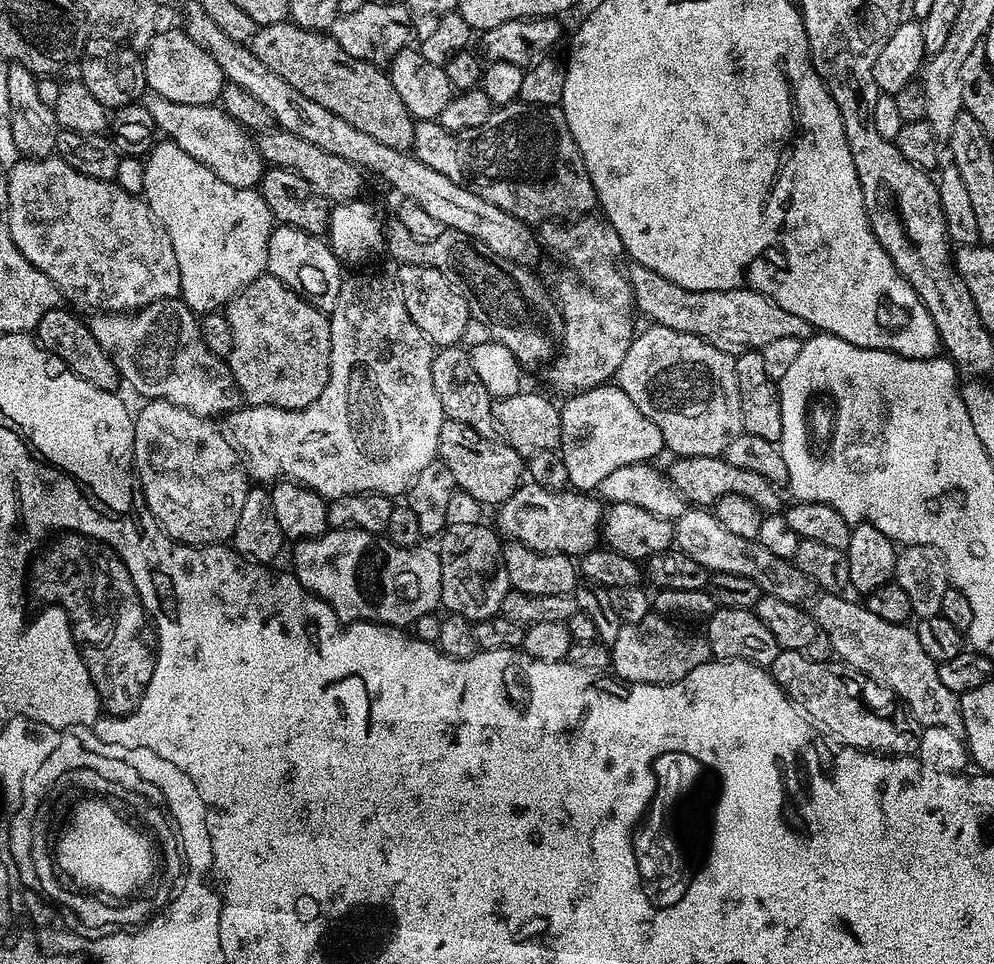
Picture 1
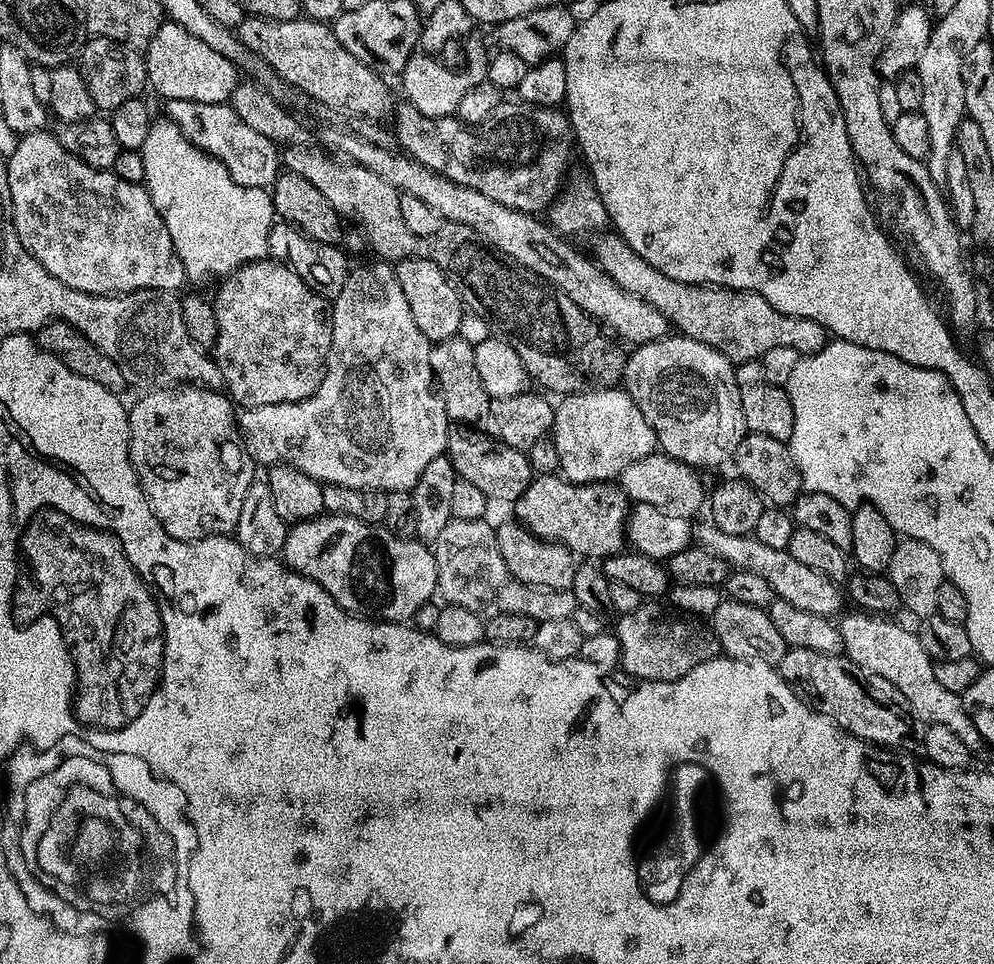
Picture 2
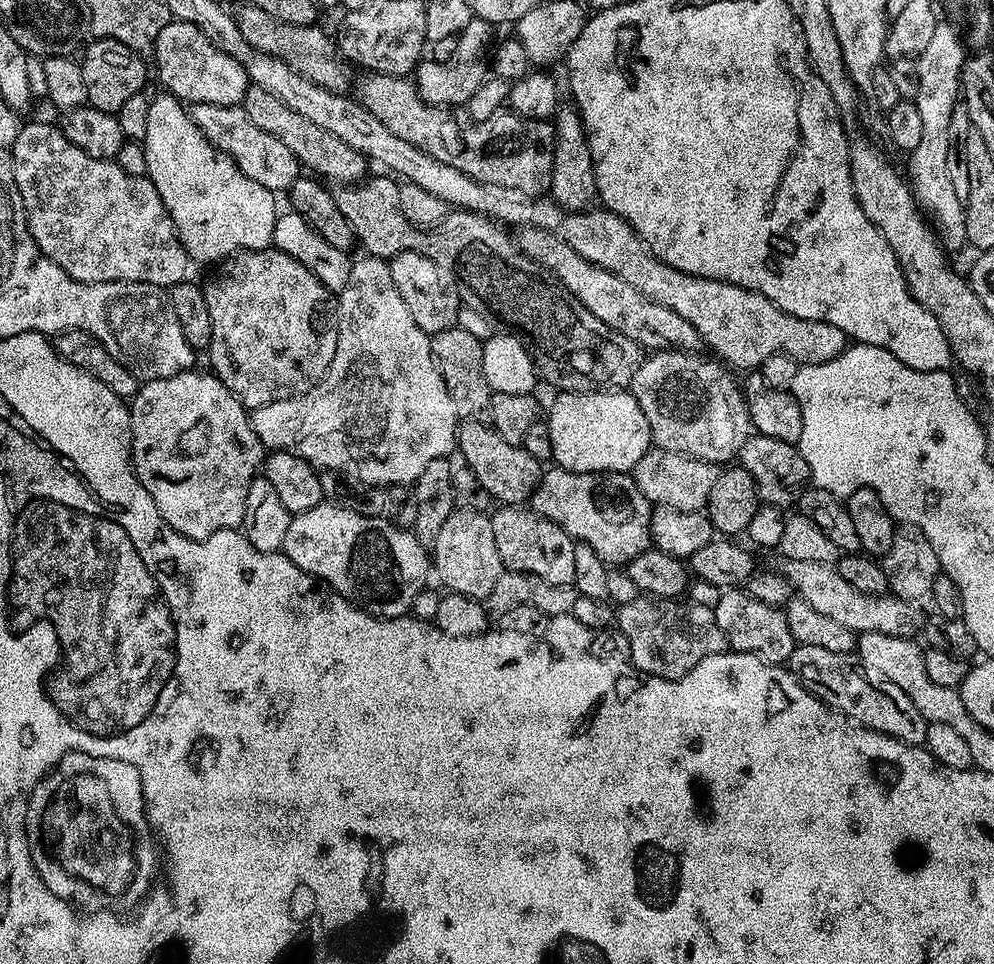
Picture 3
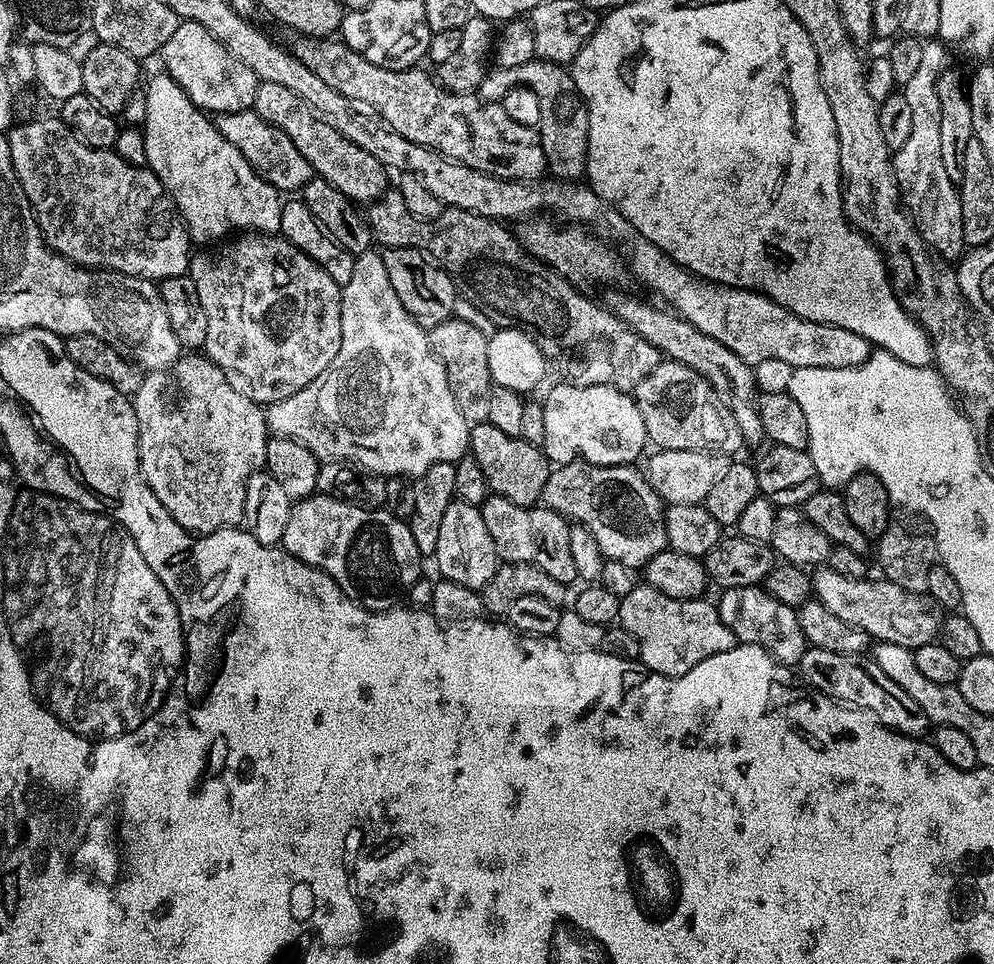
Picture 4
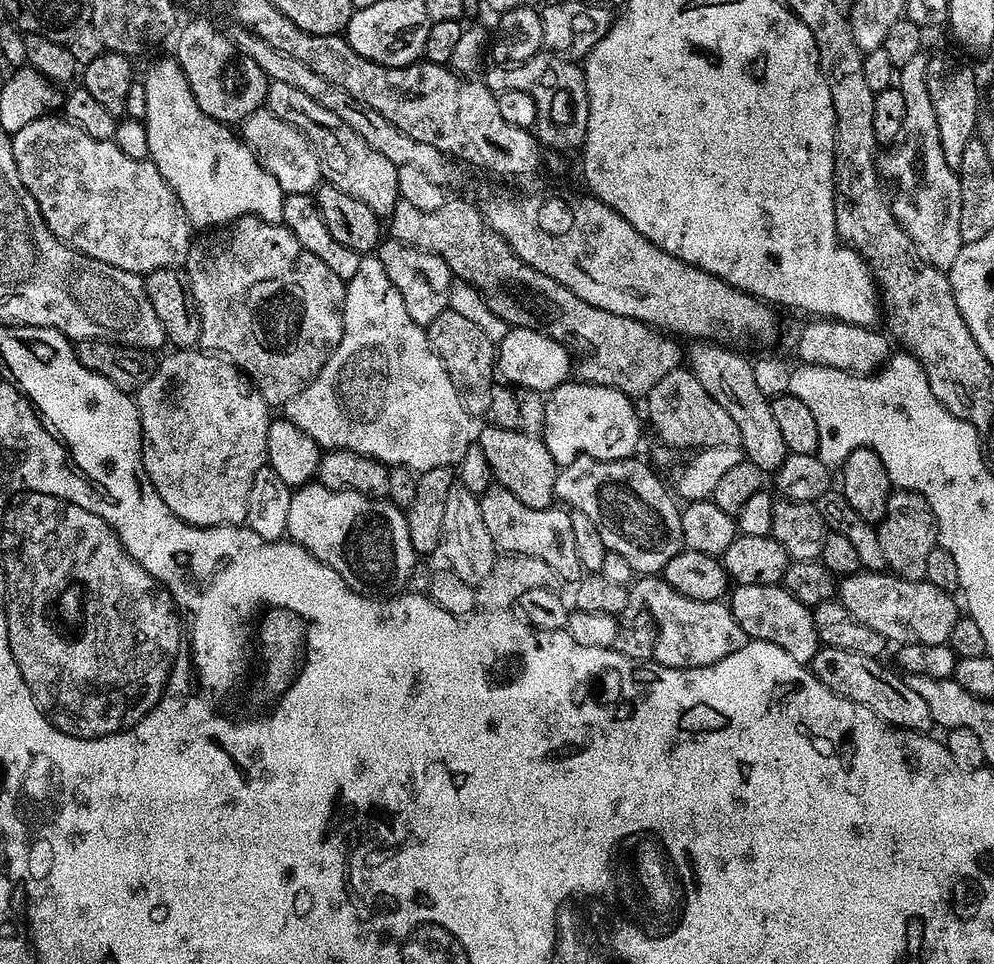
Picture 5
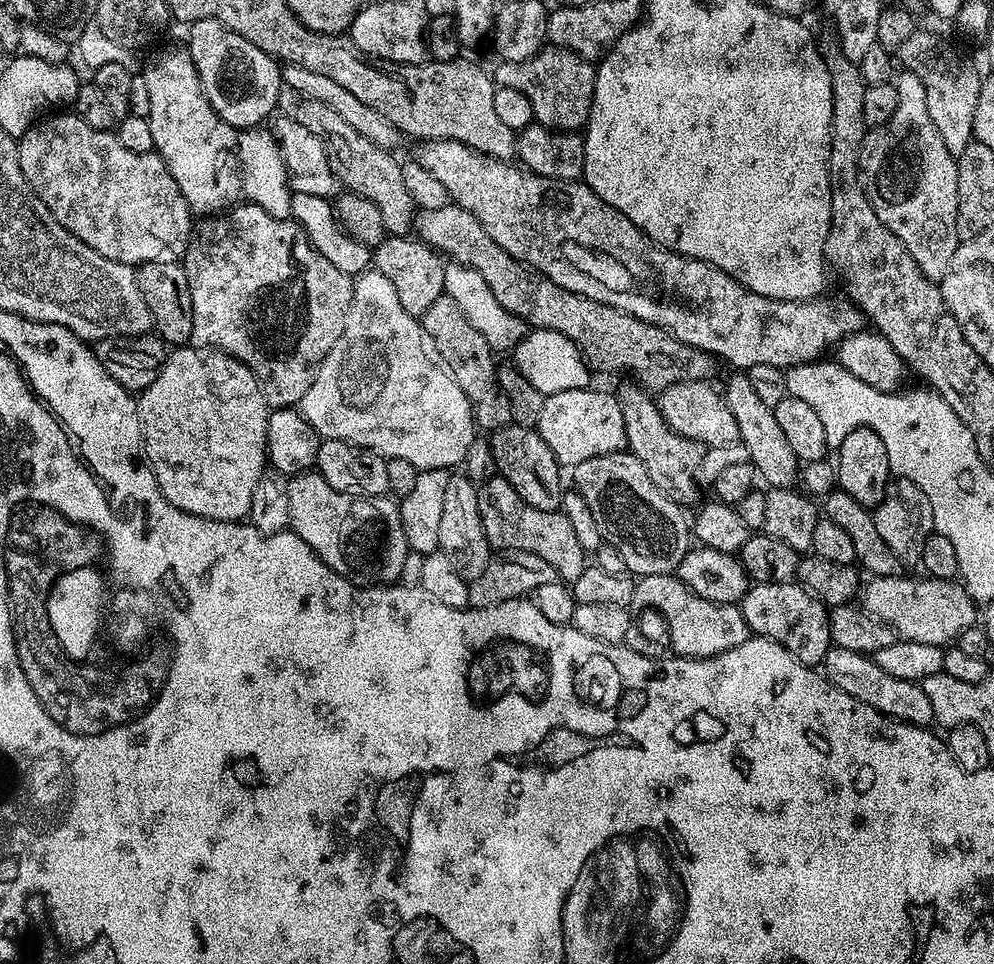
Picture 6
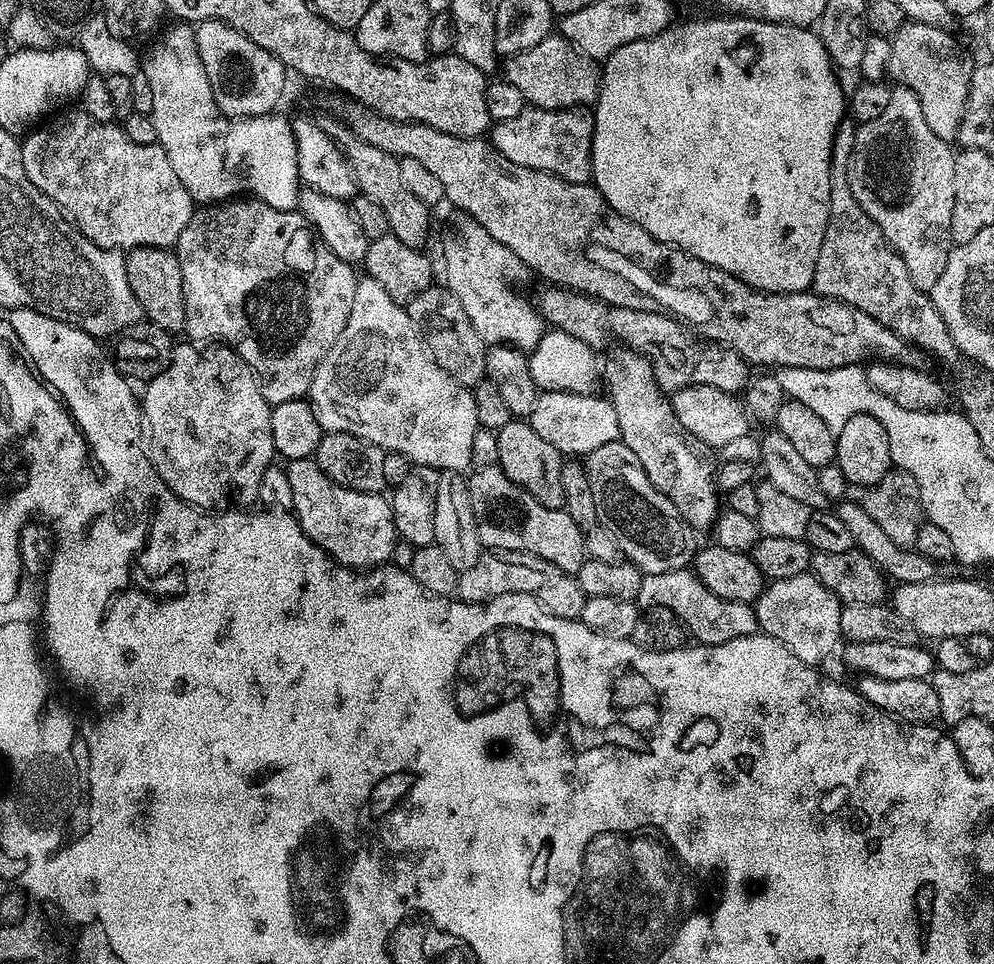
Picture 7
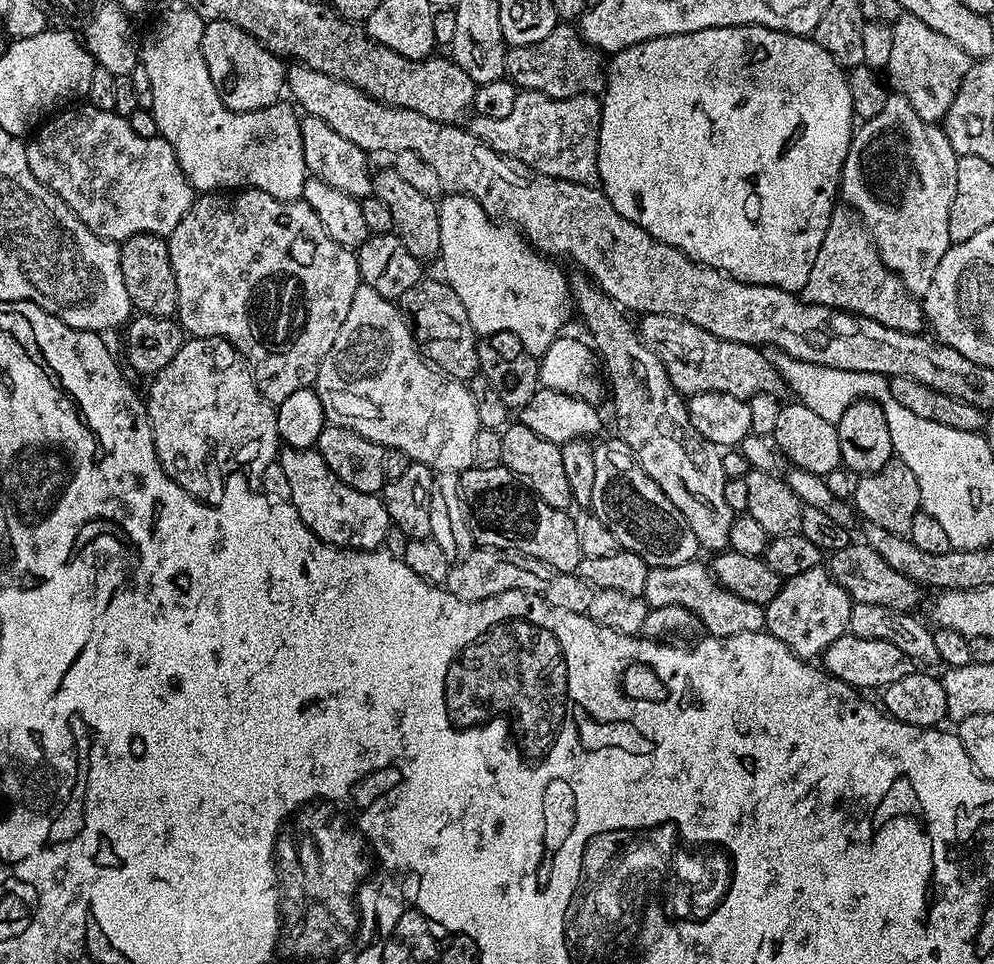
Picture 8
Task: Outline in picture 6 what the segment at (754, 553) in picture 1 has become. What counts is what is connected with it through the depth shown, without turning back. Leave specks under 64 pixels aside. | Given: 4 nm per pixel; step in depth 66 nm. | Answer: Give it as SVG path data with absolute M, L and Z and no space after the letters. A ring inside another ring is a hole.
M907 574L869 579L862 588L863 611L891 626L897 637L941 646L951 645L962 634L962 630L977 627L978 605L972 601L972 596L964 589L963 583L923 579L911 580Z

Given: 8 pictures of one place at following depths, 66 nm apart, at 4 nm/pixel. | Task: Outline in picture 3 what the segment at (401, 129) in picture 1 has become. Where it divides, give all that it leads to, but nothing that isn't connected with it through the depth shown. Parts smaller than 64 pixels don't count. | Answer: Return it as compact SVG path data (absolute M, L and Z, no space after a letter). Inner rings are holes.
M244 2L234 8L234 15L238 22L238 30L242 30L242 36L246 38L246 42L250 42L256 50L262 50L274 58L282 58L286 66L298 70L298 74L310 78L310 82L318 82L318 86L326 90L343 94L349 91L349 65L342 59L337 41L333 37L331 40L320 26L282 22L266 14L266 10L261 10L251 2Z

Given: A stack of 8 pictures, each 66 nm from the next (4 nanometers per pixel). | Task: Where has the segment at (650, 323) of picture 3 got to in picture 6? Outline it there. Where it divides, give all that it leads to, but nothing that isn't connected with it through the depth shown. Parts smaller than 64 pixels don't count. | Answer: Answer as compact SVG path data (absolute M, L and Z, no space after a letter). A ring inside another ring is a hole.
M734 372L729 378L722 395L725 404L738 424L739 441L747 448L749 461L756 467L757 475L765 480L765 485L774 488L793 487L799 477L800 461L790 447L786 434L779 427L773 414L773 407L761 401L747 373Z

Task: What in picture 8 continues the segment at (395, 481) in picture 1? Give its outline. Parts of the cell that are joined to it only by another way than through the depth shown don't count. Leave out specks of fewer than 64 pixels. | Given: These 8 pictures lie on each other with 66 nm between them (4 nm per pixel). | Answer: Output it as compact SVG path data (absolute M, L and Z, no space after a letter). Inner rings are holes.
M361 283L360 289L354 294L354 302L350 302L350 314L346 314L346 322L342 322L342 330L338 330L338 338L334 338L334 346L330 346L330 354L326 354L326 358L318 370L318 378L314 387L318 398L322 402L324 419L328 424L354 430L358 434L370 438L370 442L379 444L383 449L397 448L402 450L407 454L409 461L425 464L427 468L431 468L437 473L462 473L476 464L474 438L478 434L480 423L478 422L476 396L472 393L471 387L467 383L452 379L451 376L447 376L446 373L441 372L439 368L429 363L416 343L416 337L405 313L393 301L382 298L382 294L378 294L378 290L370 290L370 286Z

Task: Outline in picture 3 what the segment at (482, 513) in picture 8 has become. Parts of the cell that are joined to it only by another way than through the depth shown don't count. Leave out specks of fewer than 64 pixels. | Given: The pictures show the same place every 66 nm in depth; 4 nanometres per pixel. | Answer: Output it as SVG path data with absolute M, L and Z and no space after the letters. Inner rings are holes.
M528 506L497 507L490 519L494 526L494 542L498 545L498 558L502 558L507 571L534 574L555 584L574 585L574 546L577 541L566 534L562 526L542 518Z

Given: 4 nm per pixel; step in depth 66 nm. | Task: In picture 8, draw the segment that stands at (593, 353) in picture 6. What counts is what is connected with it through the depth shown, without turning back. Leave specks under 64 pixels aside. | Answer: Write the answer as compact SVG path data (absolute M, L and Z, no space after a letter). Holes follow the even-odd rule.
M653 312L641 320L644 320L638 324L641 342L658 354L662 366L666 366L670 382L681 396L687 398L699 392L721 392L749 401L752 396L763 392L780 392L780 374L757 345L718 338L710 334L710 330L702 330L702 326L694 326L694 322L677 316Z

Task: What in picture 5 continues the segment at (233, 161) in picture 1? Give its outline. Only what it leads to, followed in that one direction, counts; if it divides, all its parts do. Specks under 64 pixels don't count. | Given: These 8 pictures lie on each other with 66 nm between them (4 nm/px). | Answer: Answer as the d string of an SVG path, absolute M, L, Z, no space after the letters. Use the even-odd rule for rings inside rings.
M265 106L244 119L238 132L261 166L274 174L278 186L282 186L285 194L312 194L320 187L322 177L316 149L300 131L290 126L290 122L278 118Z

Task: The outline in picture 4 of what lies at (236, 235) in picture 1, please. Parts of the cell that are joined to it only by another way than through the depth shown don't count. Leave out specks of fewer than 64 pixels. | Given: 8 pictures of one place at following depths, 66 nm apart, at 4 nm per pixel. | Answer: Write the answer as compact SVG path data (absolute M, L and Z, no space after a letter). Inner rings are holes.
M163 70L157 72L157 76L152 76L149 80L147 77L146 87L143 89L146 94L146 122L142 131L146 138L147 167L160 177L162 186L168 191L168 197L184 219L184 227L187 228L189 237L195 243L197 240L200 246L208 246L241 230L251 230L256 234L279 233L281 193L277 192L273 184L263 180L252 169L250 162L242 158L242 154L238 154L238 146L233 146L226 142L226 138L222 138L213 117L194 102L190 102L186 90L182 90L182 86L174 82L174 78L170 78Z

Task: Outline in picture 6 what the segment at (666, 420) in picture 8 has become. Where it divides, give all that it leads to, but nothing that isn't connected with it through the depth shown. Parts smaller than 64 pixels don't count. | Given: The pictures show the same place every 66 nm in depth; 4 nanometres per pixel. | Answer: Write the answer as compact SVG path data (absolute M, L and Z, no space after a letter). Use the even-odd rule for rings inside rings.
M624 384L620 389L615 389L614 395L622 406L622 420L626 422L627 451L634 453L638 462L646 466L646 474L650 474L654 486L658 486L662 494L666 494L678 505L695 505L696 495L702 491L698 477L706 451L705 445L674 431L666 418L662 418L659 403L654 399L653 393L641 388L639 384Z

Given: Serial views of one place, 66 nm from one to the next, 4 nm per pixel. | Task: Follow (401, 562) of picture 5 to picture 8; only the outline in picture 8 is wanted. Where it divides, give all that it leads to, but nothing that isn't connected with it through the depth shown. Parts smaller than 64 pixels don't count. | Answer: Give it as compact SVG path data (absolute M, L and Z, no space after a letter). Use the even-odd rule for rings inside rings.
M281 447L278 452L278 463L290 482L290 503L296 507L302 522L306 522L306 526L318 539L323 540L325 544L333 544L335 548L376 550L383 545L390 521L386 514L386 506L379 495L359 492L346 486L346 482L342 482L342 478L338 478L338 474L334 474L334 470L326 466L322 454L315 448Z

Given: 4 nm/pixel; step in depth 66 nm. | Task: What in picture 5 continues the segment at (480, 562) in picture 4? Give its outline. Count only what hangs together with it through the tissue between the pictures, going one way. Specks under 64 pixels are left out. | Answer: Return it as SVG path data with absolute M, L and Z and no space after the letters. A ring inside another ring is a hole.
M453 483L450 494L446 497L446 514L442 518L442 538L438 557L447 571L458 574L462 582L473 586L480 584L498 559L498 549L486 531L486 522L482 522L482 506L479 496L470 494L466 486Z

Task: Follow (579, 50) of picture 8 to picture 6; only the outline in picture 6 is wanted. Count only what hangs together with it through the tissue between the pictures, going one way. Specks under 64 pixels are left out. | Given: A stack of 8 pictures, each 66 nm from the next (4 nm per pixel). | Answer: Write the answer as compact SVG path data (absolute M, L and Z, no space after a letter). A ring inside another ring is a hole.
M544 46L525 61L500 60L497 65L495 83L522 90L522 94L530 98L535 123L545 128L555 128L557 132L575 132L587 125L596 74L593 65L585 57L564 48Z

